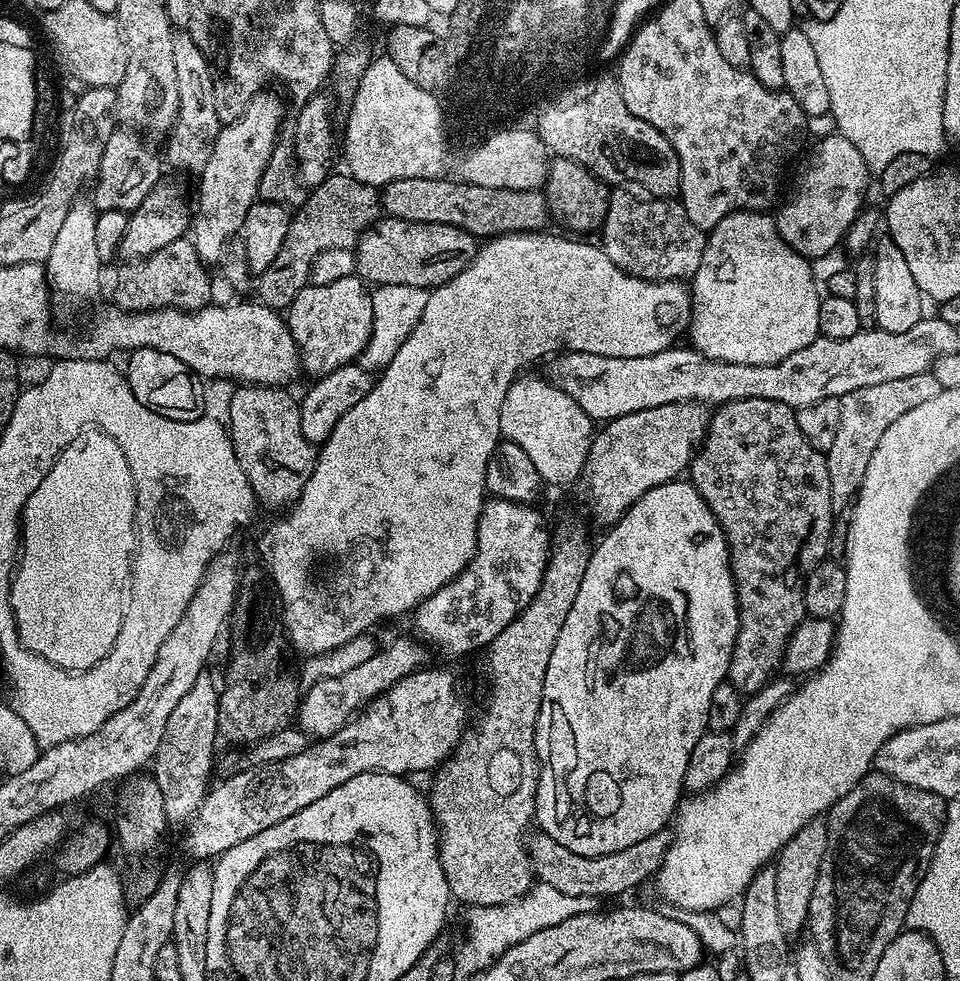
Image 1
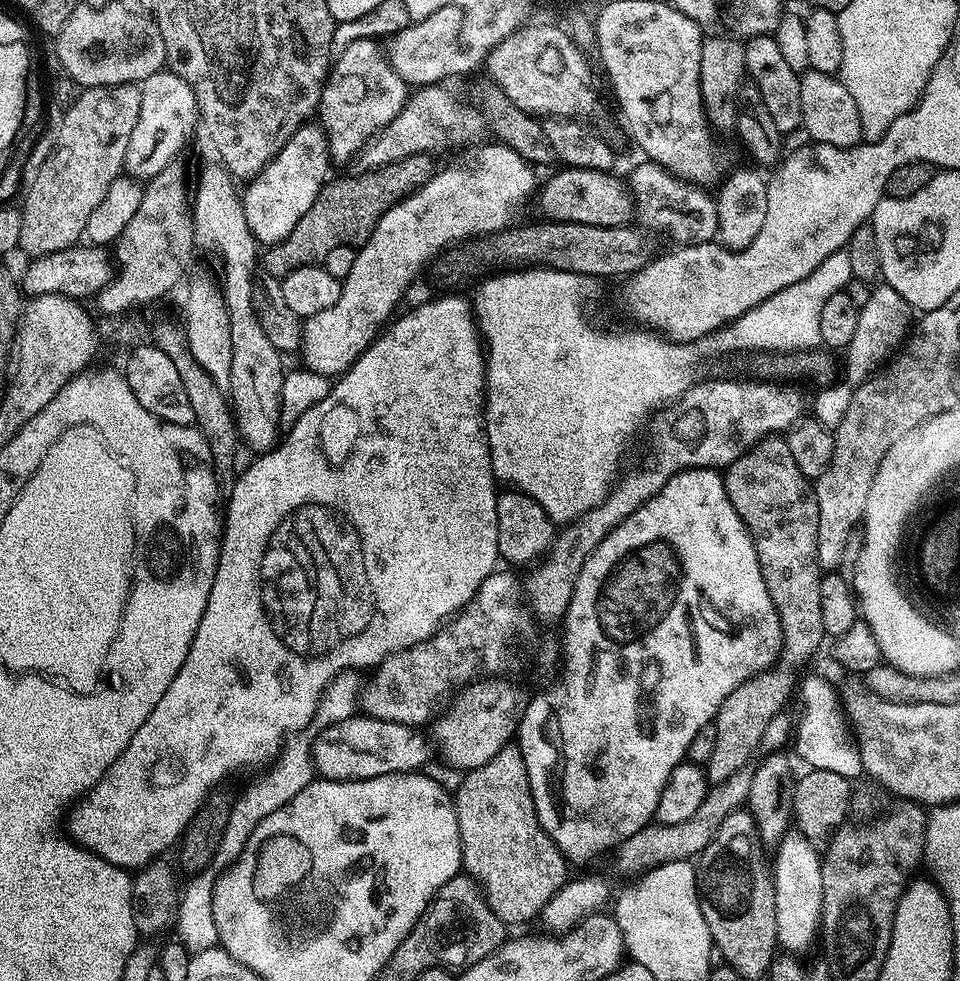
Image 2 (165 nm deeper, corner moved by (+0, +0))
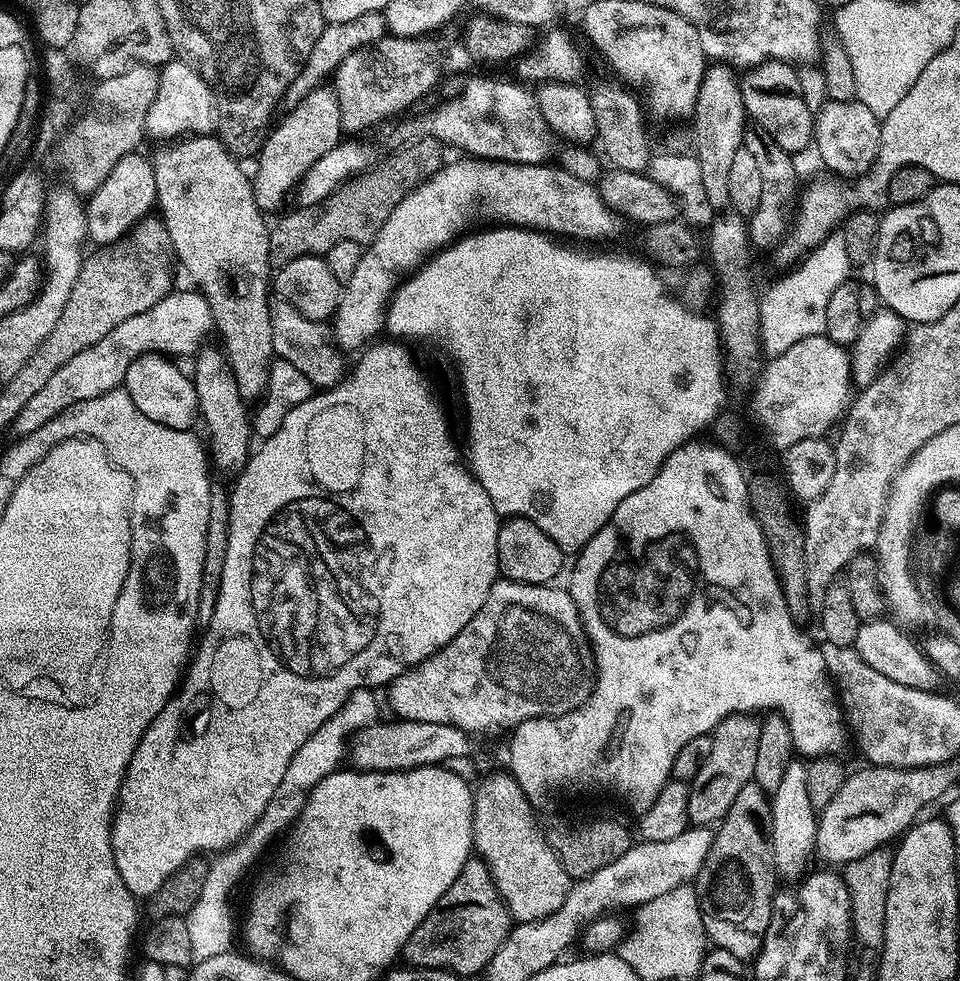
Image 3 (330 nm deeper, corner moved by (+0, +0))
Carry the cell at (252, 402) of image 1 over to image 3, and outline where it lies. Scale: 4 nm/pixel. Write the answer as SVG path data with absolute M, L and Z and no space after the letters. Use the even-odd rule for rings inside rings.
M188 134L183 138L161 143L159 147L160 149L150 156L154 166L158 215L164 221L179 267L181 264L192 275L192 280L196 283L193 285L208 300L212 310L212 322L218 336L220 332L220 340L224 343L222 352L228 365L234 370L238 390L244 395L245 401L255 401L264 393L264 387L268 384L268 365L274 359L268 309L269 221L264 221L267 220L265 213L260 211L258 202L254 198L249 173L244 173L244 168L240 165L243 163L233 156L228 147L215 135Z

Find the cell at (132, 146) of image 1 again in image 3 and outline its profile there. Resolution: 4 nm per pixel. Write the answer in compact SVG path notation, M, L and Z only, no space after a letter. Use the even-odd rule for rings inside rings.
M173 58L159 69L158 94L146 114L146 132L149 137L157 136L157 141L170 142L185 134L206 136L217 131L222 115L215 91L208 81L185 60Z

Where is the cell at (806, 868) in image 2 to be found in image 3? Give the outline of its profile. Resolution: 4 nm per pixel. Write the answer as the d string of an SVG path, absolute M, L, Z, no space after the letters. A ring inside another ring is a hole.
M792 758L785 768L782 780L776 792L771 793L772 806L772 853L779 875L799 877L808 864L816 845L816 822L818 808L810 802L810 793L806 790L807 763Z

